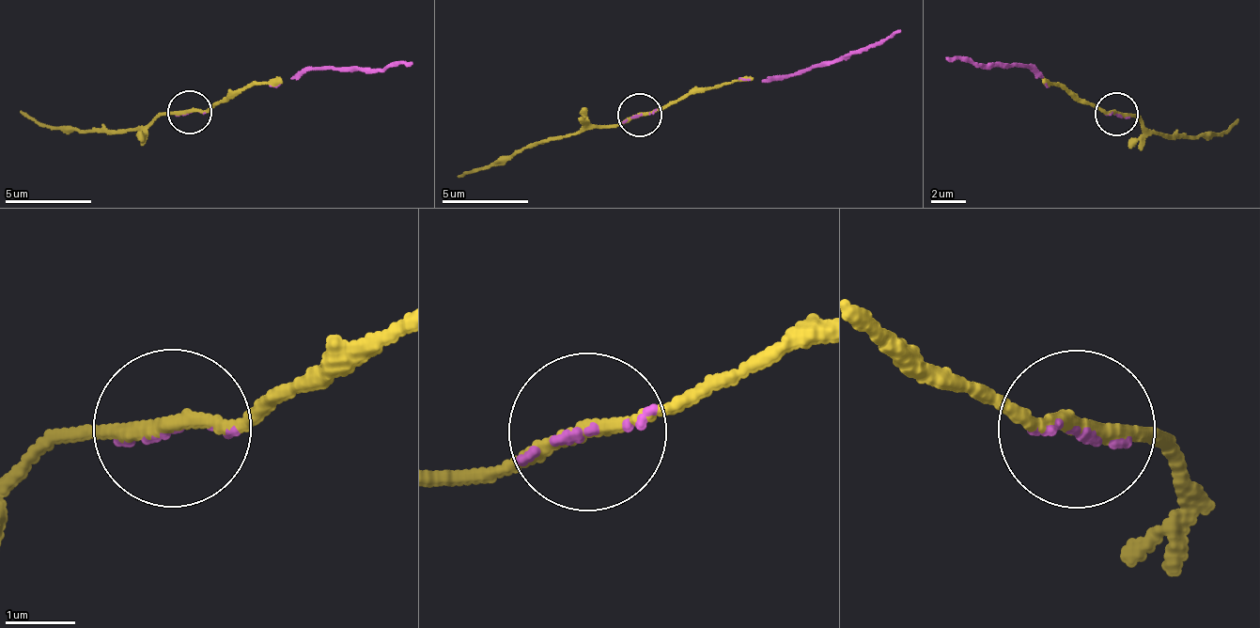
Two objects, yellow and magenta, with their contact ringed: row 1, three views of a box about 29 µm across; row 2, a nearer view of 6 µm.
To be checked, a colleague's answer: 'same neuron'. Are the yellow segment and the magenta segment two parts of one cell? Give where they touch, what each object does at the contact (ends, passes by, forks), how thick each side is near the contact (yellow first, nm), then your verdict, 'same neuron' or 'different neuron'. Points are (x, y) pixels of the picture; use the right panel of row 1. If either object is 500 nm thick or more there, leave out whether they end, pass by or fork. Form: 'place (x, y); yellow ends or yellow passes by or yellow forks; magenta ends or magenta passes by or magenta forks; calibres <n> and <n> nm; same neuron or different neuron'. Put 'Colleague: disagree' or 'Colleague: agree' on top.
Colleague: agree
place (1116, 114); yellow passes by; magenta ends; calibres 180 and 80 nm; same neuron

